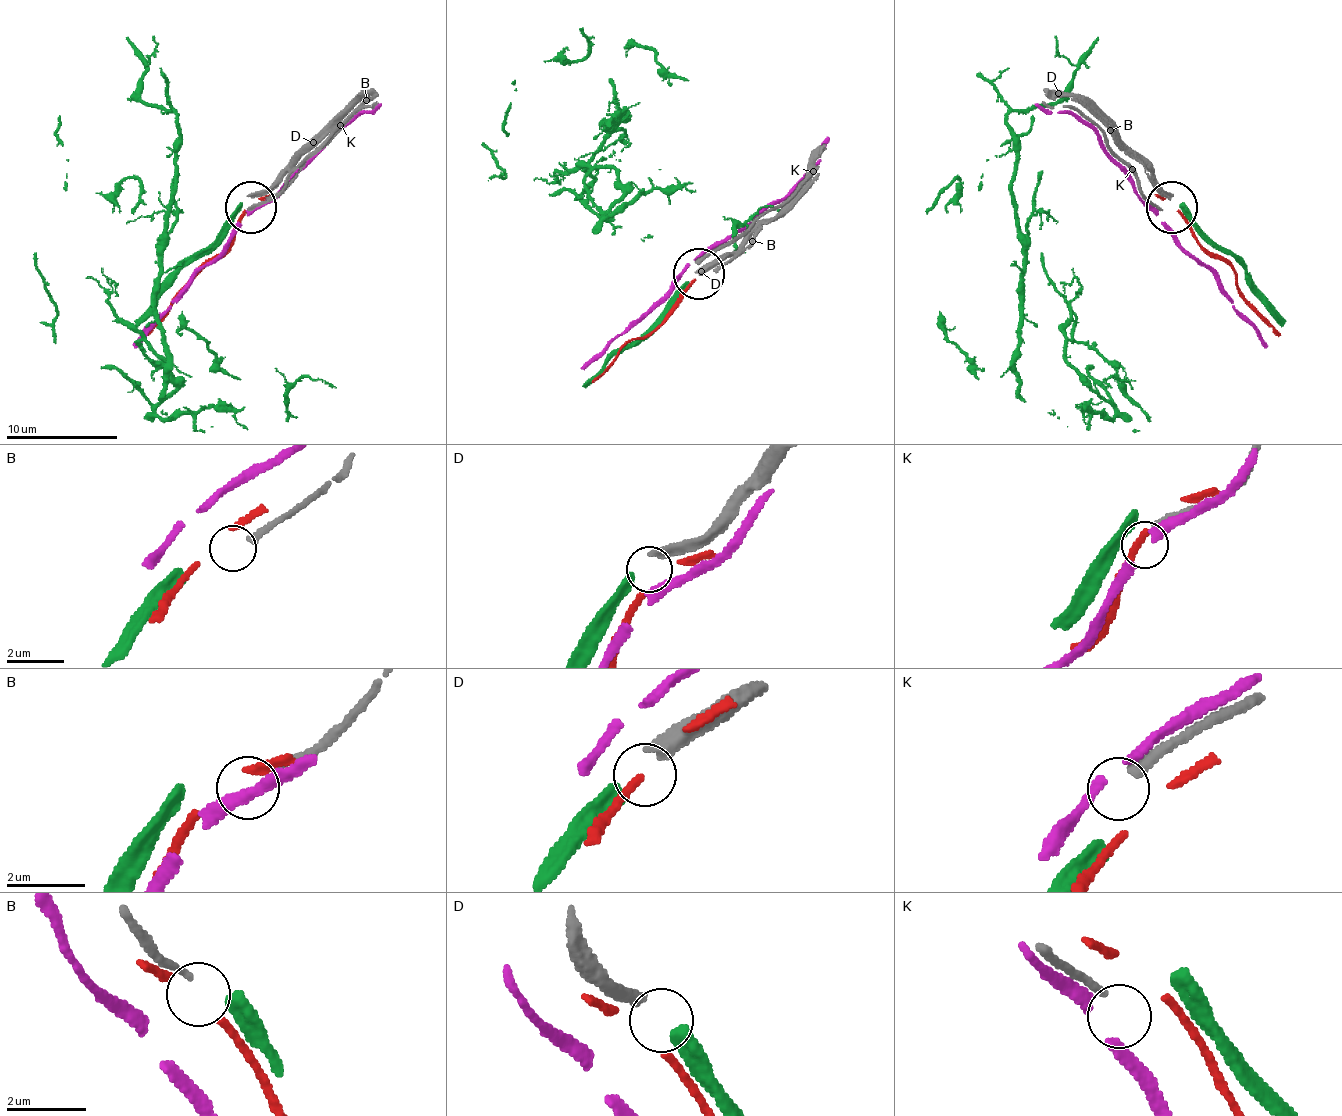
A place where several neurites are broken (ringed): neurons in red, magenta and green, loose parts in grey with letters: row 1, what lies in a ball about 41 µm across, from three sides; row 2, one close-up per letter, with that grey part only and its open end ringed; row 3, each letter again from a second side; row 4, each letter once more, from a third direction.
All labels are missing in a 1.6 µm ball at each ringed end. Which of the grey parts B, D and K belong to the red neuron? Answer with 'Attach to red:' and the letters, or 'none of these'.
Attach to red: none of these

